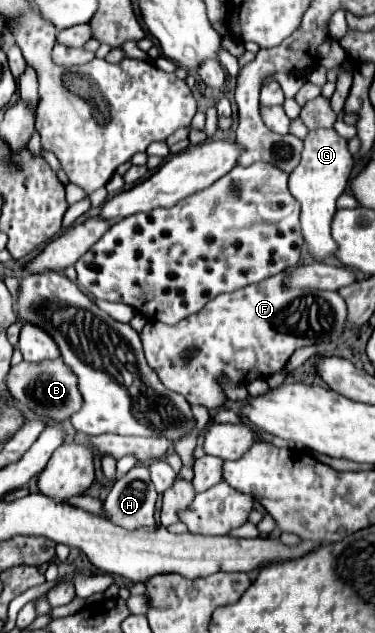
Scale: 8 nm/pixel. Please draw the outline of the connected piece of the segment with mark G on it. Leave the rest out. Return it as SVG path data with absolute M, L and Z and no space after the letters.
M335 129L327 131L309 131L305 137L305 149L301 163L289 175L289 191L301 203L301 233L307 243L307 251L313 261L323 263L329 257L335 257L337 243L331 237L331 221L337 213L337 199L345 191L351 171L353 171L353 157L347 149L347 139L339 137Z

